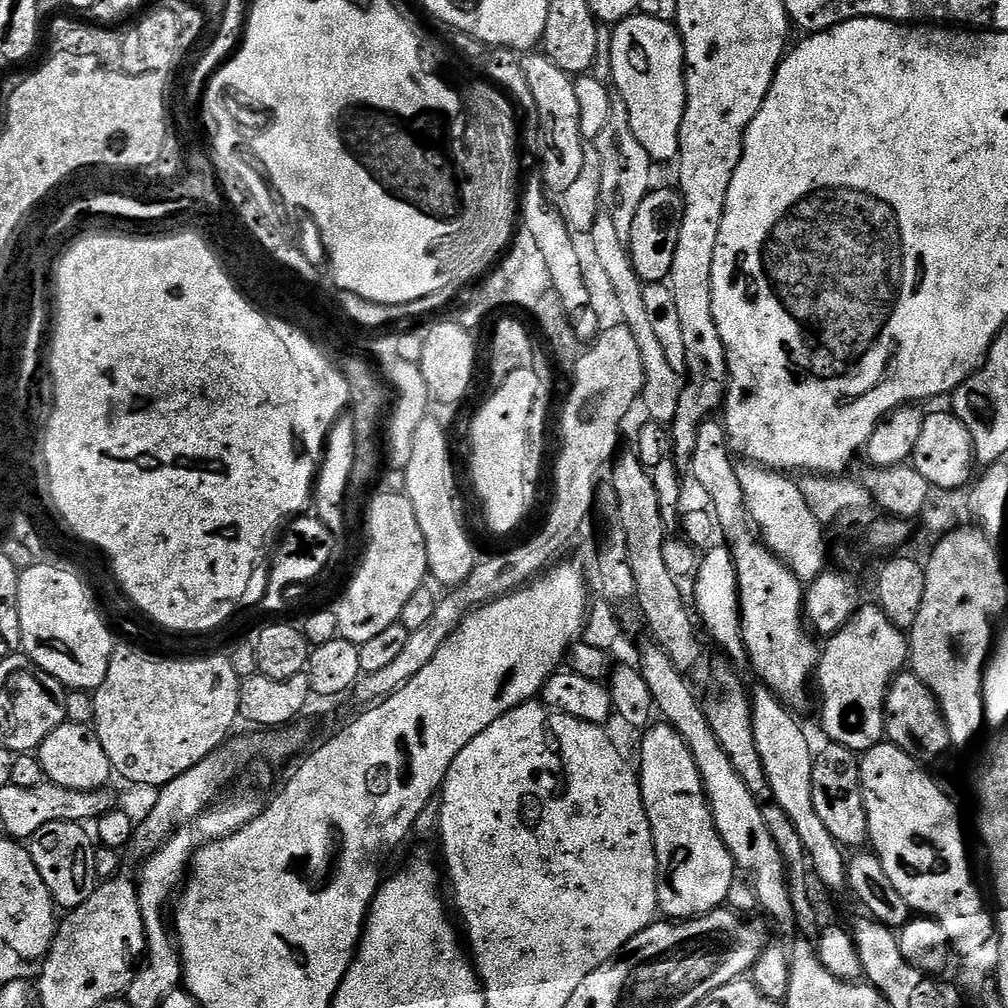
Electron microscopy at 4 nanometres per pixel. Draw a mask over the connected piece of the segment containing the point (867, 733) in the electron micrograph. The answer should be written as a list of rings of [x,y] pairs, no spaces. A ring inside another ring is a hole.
[[[865,606],[857,607],[855,614],[850,617],[843,626],[835,632],[834,635],[827,637],[825,646],[818,656],[818,663],[814,673],[814,688],[820,691],[820,719],[818,724],[824,729],[825,735],[829,737],[831,743],[840,744],[844,748],[855,754],[863,754],[869,752],[873,746],[881,743],[885,739],[886,733],[884,730],[884,702],[888,696],[888,687],[892,684],[892,679],[899,676],[901,672],[905,671],[906,665],[910,660],[910,640],[907,635],[898,626],[894,626],[894,622],[890,622],[890,618],[886,618],[886,614],[878,606],[871,606],[872,608],[864,608]]]

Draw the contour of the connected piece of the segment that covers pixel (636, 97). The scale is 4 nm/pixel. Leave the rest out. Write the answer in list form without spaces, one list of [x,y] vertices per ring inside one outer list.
[[[637,14],[627,16],[621,24],[615,25],[612,32],[612,49],[608,56],[612,59],[612,80],[616,83],[615,95],[626,106],[626,114],[630,114],[630,130],[634,130],[634,138],[642,145],[642,150],[652,157],[653,161],[675,161],[680,155],[680,131],[684,117],[684,47],[682,38],[676,30],[675,23],[664,21],[660,16],[643,16]]]

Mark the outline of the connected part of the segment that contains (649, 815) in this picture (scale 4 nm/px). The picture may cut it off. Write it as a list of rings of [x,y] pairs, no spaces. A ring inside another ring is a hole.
[[[656,722],[643,729],[640,740],[640,793],[646,806],[646,818],[654,838],[656,851],[656,906],[664,912],[669,921],[694,920],[697,916],[706,916],[715,912],[727,901],[730,886],[738,879],[738,869],[732,855],[722,842],[714,826],[712,808],[708,805],[708,796],[704,793],[704,783],[694,766],[694,758],[686,742],[667,722]]]

